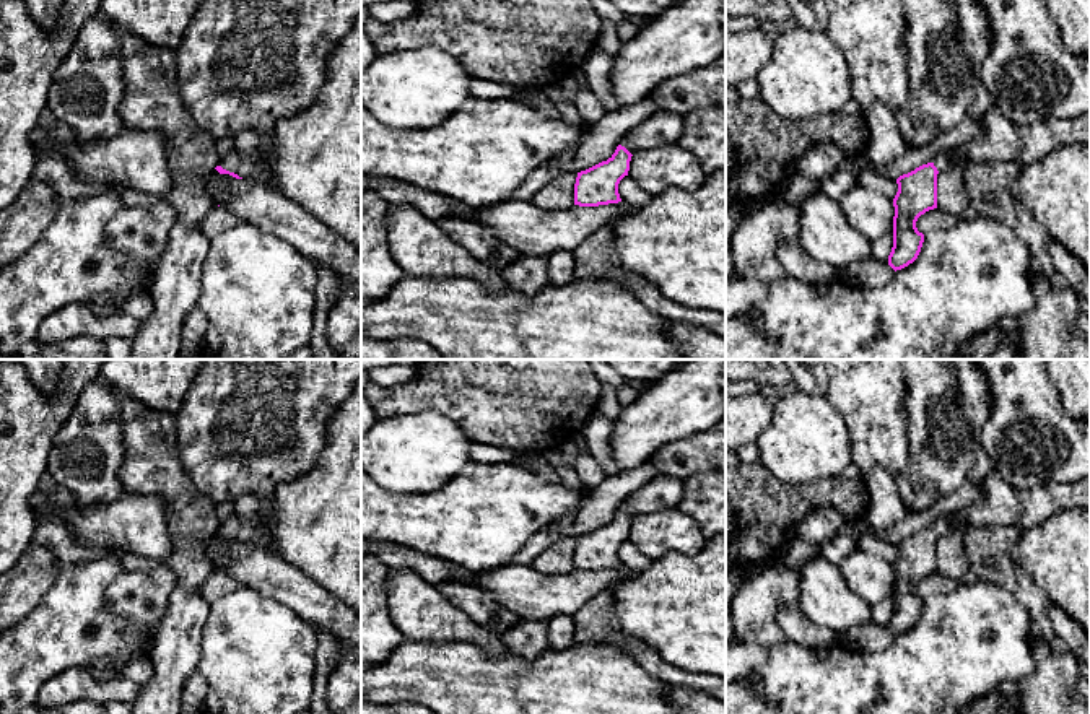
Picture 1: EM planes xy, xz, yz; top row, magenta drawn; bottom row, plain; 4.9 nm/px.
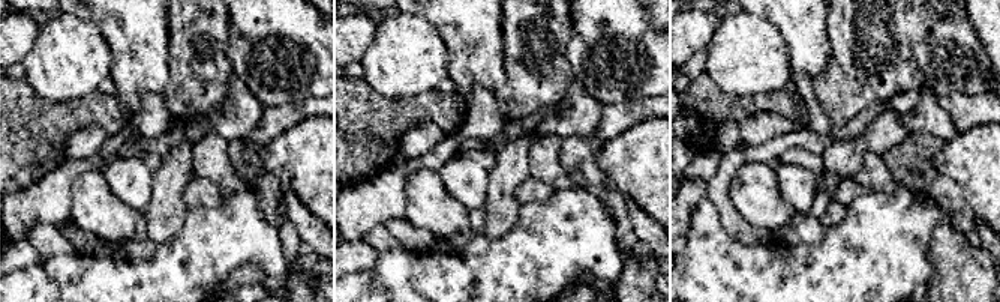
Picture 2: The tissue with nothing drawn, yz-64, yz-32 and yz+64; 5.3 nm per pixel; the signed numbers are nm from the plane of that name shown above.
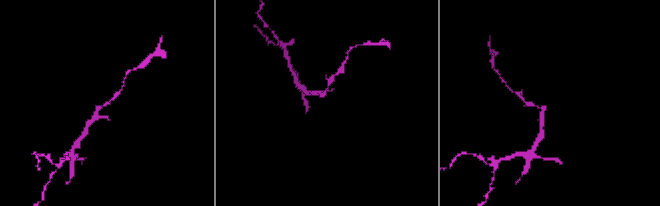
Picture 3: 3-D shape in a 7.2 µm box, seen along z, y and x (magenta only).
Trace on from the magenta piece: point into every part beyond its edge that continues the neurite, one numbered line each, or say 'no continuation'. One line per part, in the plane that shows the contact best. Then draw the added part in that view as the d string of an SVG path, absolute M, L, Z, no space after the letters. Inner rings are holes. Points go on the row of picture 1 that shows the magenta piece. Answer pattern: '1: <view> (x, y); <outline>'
1: xy (252, 168); M233 150L220 159L220 166L249 182L265 182L268 177L267 163L259 150L246 156Z

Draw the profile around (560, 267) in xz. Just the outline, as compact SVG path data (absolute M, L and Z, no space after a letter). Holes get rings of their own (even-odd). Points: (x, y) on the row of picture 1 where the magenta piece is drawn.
M556 252L545 259L552 285L565 285L574 280L574 257L571 252Z

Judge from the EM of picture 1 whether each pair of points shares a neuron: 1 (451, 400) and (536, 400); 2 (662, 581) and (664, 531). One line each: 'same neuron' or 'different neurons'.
1: same neuron
2: different neurons

